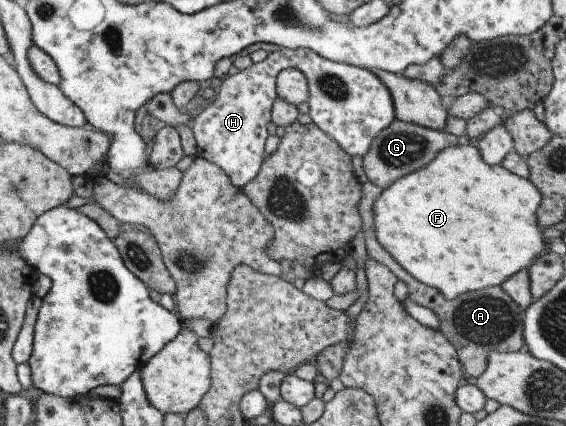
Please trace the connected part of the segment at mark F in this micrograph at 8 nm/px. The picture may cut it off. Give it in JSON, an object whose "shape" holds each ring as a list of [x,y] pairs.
{"shape":[[[461,141],[456,146],[448,146],[444,150],[440,150],[440,154],[436,154],[436,158],[432,158],[432,162],[428,166],[422,166],[422,169],[406,174],[402,178],[398,178],[396,182],[392,182],[386,189],[381,190],[378,198],[374,200],[372,215],[374,216],[374,231],[376,241],[396,262],[410,274],[414,280],[418,280],[421,284],[434,288],[439,294],[446,299],[454,299],[463,293],[473,293],[474,291],[483,290],[492,286],[500,286],[506,278],[510,278],[512,274],[516,274],[518,270],[527,270],[528,266],[546,252],[547,238],[543,236],[543,229],[536,222],[536,210],[542,200],[542,194],[526,179],[511,174],[501,165],[488,166],[480,157],[476,145],[472,141]]]}

